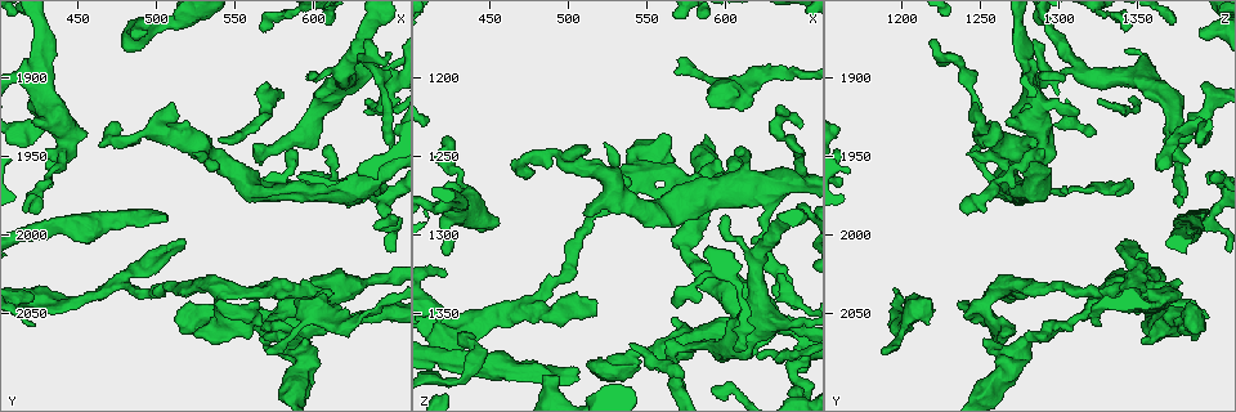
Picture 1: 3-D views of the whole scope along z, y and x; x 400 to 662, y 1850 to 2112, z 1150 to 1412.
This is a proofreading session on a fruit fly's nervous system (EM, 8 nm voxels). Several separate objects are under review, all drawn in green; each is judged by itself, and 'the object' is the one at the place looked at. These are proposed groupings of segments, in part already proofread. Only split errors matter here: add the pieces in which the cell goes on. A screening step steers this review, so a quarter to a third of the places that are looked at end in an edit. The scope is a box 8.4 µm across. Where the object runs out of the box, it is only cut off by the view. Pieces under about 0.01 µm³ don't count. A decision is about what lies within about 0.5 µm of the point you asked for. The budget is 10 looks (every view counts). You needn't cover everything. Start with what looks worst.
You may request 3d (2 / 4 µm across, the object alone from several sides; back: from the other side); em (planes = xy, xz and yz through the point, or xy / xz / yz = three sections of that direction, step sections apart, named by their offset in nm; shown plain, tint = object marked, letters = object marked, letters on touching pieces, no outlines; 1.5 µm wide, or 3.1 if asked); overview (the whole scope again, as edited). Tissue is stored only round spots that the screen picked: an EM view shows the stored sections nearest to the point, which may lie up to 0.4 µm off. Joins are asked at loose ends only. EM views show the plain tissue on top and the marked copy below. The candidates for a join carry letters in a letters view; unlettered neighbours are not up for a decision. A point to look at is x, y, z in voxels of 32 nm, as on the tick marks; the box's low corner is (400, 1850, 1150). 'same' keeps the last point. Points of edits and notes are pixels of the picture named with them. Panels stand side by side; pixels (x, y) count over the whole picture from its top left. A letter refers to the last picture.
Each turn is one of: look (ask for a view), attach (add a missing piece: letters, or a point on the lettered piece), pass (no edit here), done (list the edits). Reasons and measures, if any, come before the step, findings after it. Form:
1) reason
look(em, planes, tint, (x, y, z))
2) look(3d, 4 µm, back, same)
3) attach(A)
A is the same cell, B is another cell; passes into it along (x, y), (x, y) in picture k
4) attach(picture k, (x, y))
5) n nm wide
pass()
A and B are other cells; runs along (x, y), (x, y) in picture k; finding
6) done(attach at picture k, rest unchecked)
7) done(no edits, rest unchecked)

free end
look(em, planes, letters, (420, 2056, 1322))

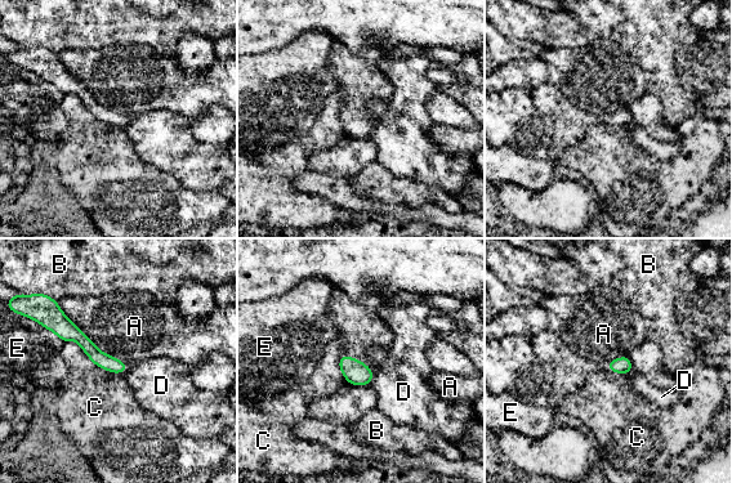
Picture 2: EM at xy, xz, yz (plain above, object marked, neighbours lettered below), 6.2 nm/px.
pass()
A, B, C, D and E are other cells; runs along (48, 323), (59, 323), (121, 369) in picture 2; no lettered piece goes on from it

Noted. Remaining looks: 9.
branch stops here
look(em, yz, step 4, letters, (620, 1978, 1378))

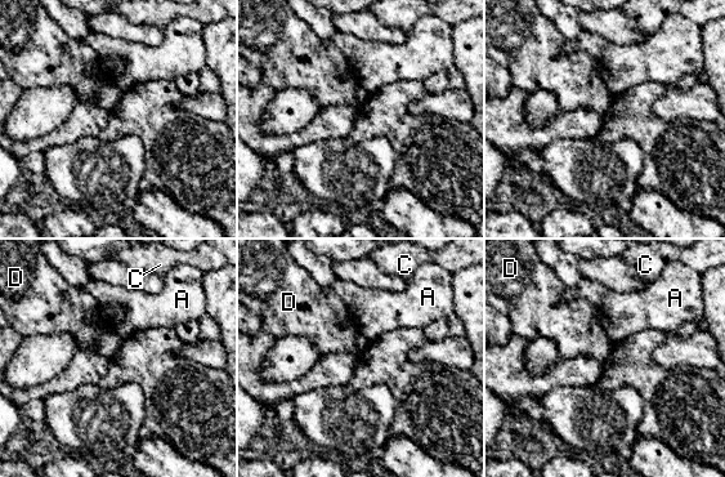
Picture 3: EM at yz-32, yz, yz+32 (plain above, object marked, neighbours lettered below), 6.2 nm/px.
look(em, planes, letters, same)

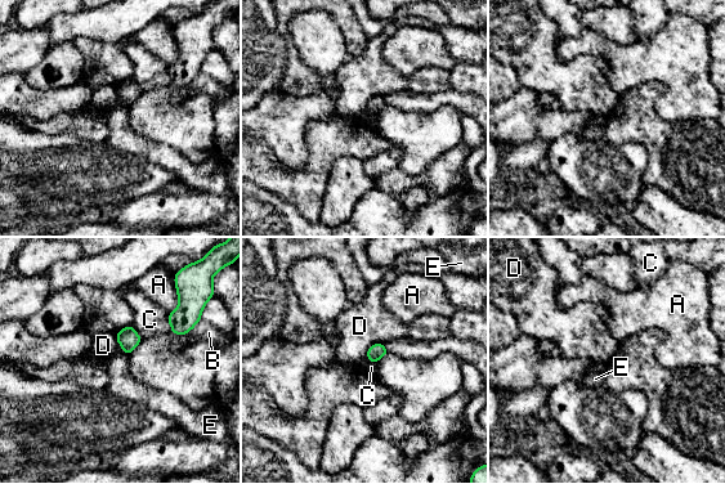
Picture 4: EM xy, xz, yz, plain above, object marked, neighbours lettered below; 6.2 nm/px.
A touches over 260 nm
pass()
A, B, C, D and E are other cells; border along (383, 343), (374, 343), (365, 355) in picture 4; none of them fits

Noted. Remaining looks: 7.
free end
look(em, planes, tint, (568, 2066, 1350))

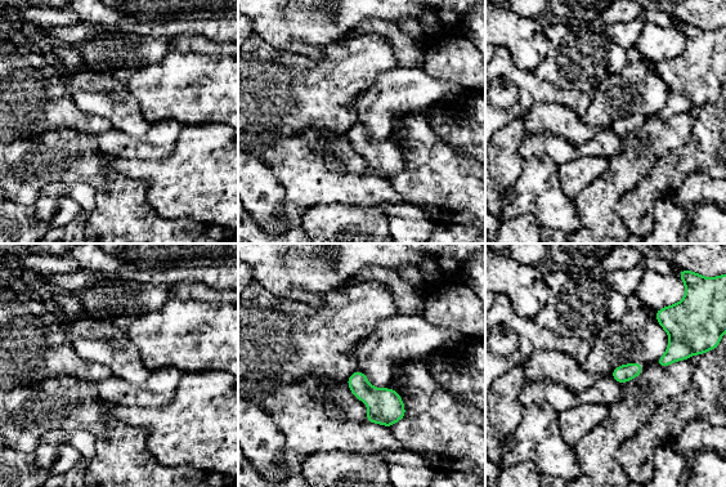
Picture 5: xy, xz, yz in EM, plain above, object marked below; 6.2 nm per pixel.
what lies round it
look(em, planes, letters, same)

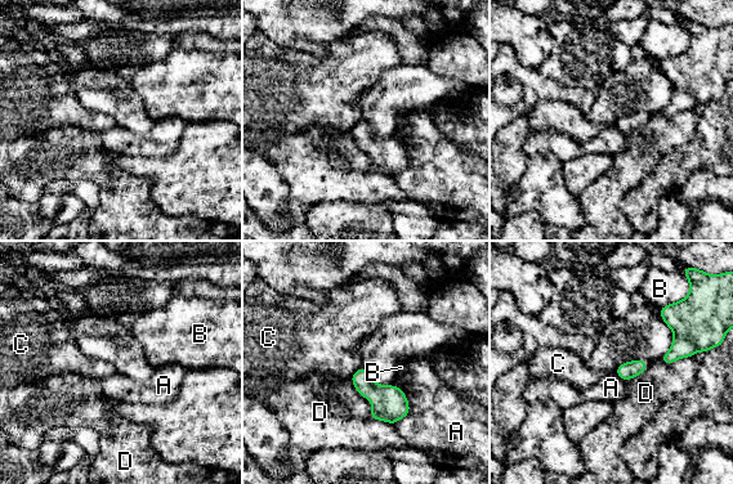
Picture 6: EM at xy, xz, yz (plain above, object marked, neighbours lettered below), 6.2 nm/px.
D touches over 400 nm
pass()
A, B, C and D are other cells; border along (360, 367), (351, 377) in picture 6; no lettered piece goes on from it

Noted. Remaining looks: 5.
an open end
look(em, xy, step 8, letters, (484, 1874, 1390))

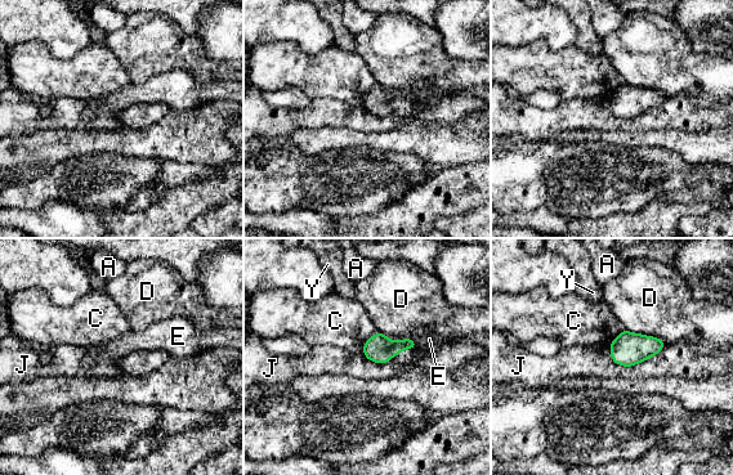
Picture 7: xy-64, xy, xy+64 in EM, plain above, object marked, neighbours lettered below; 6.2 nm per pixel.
180 nm wide
pass()
A, C, D, E, J and Y are other cells; no lettered piece goes on from it

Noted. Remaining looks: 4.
done(no edits, rest unchecked)

